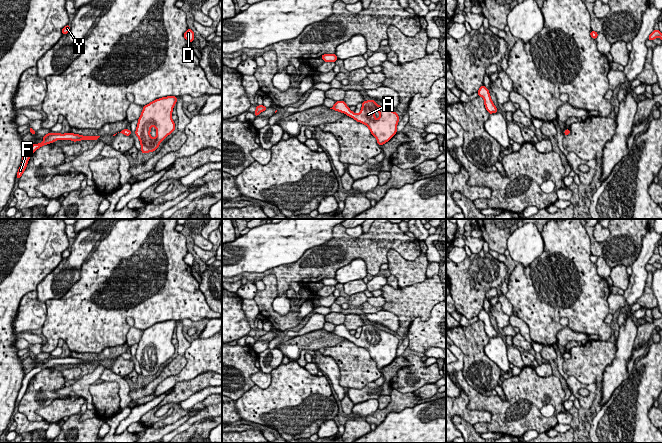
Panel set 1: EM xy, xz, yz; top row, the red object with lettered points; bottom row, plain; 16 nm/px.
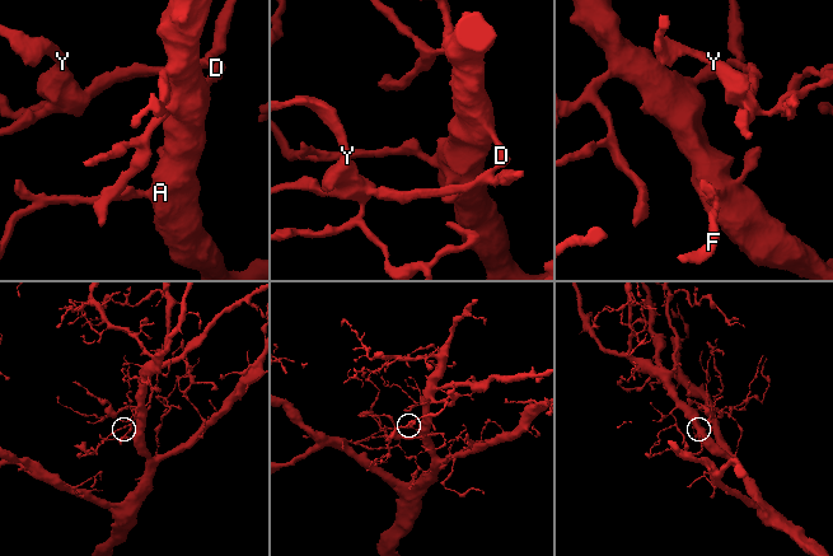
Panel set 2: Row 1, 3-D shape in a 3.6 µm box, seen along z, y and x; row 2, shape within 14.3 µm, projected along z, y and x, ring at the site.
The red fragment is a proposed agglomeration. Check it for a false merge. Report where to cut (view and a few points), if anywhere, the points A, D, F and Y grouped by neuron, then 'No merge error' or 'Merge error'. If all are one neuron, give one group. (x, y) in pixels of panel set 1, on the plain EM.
No split. Groups: A D F Y. No merge error

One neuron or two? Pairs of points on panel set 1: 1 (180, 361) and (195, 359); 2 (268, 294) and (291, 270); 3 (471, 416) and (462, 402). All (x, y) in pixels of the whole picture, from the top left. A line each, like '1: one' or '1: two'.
1: two
2: two
3: one

